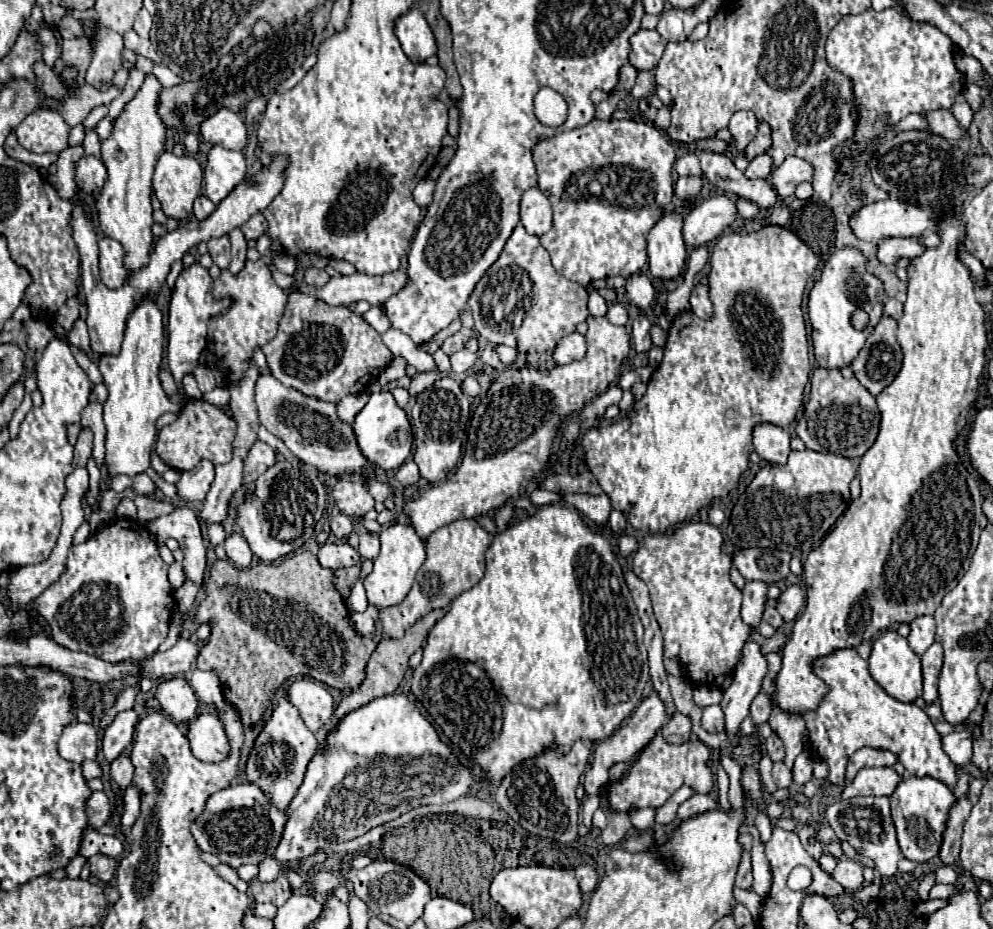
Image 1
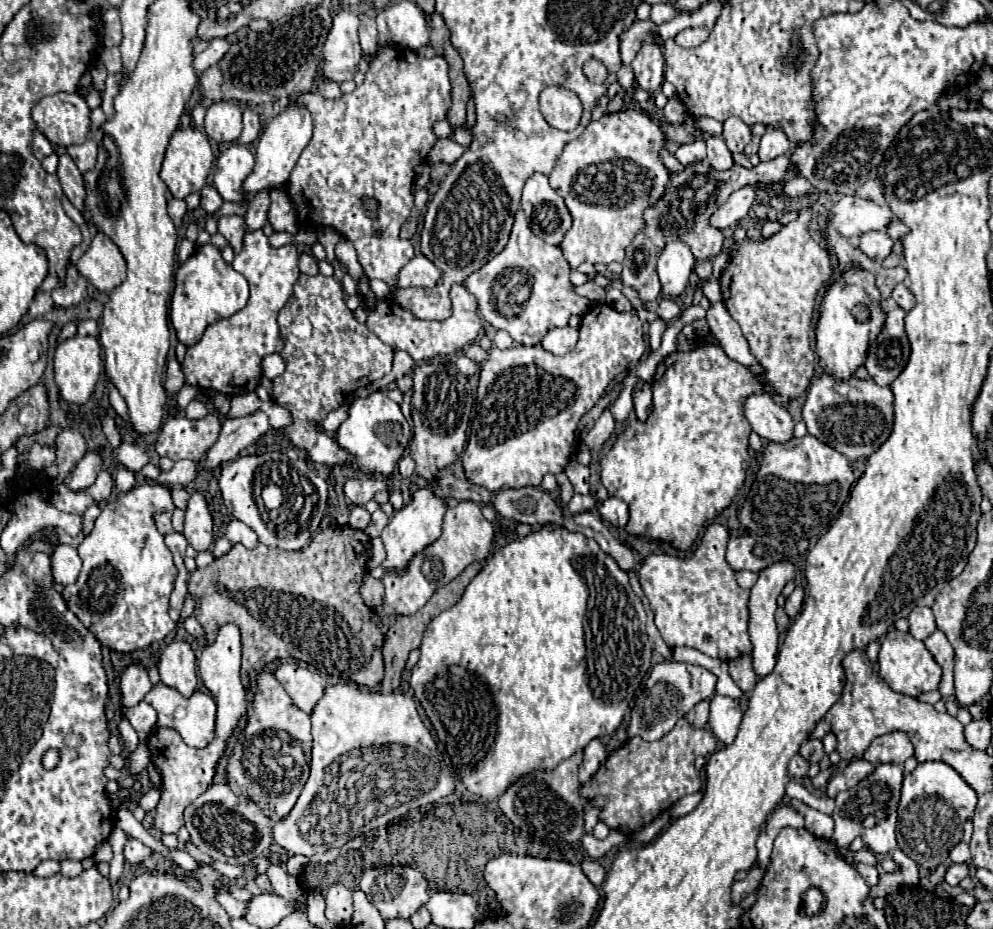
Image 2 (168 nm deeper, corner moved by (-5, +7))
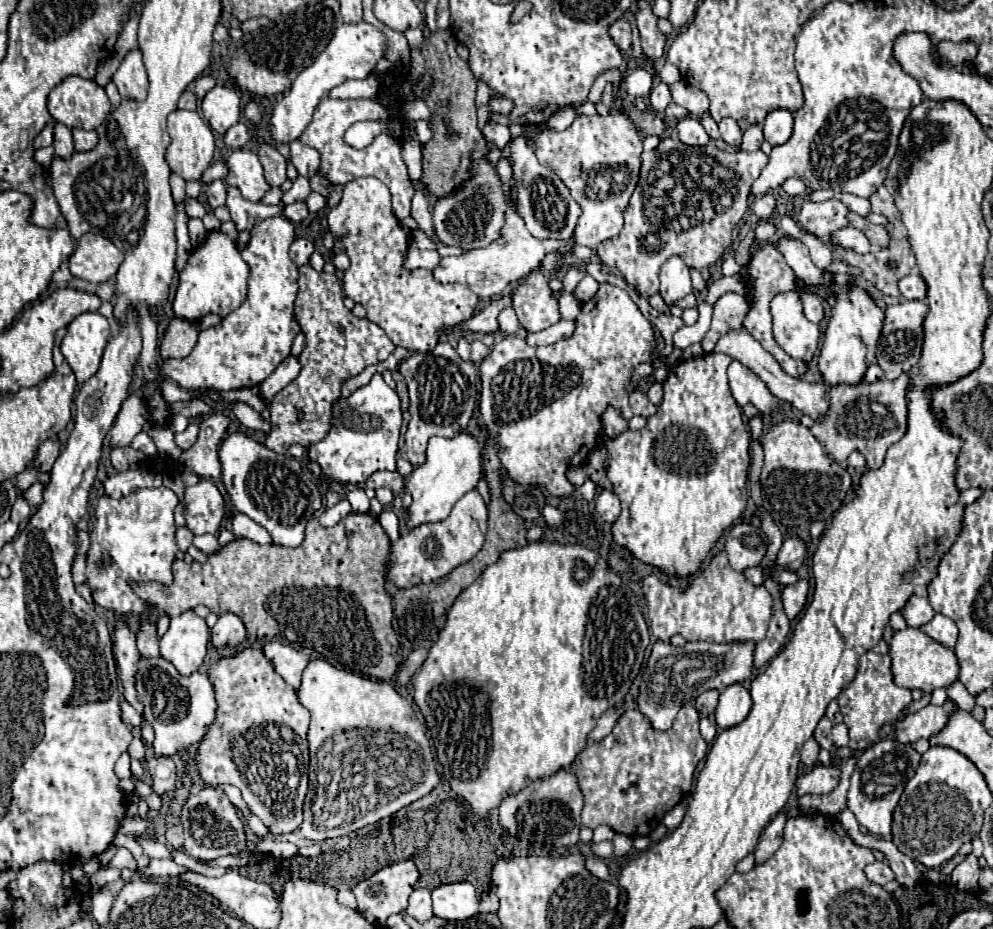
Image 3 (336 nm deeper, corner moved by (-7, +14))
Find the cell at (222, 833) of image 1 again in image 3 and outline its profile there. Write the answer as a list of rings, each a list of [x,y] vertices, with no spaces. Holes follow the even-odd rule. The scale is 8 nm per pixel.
[[[204,786],[200,792],[190,794],[182,808],[180,822],[184,826],[184,852],[196,860],[216,860],[226,854],[240,854],[246,850],[246,828],[238,814],[238,810],[232,806],[228,796],[212,786]]]

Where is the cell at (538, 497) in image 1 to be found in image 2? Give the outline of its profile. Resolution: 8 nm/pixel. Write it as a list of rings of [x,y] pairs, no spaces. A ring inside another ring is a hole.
[[[570,461],[570,465],[564,469],[570,483],[574,485],[574,491],[580,495],[588,495],[588,467],[580,465],[576,461]]]

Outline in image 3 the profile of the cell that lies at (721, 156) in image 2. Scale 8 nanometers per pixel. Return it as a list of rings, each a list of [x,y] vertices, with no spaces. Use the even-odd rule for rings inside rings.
[[[706,112],[704,116],[702,116],[702,126],[704,126],[704,130],[708,132],[708,136],[712,138],[712,140],[720,140],[720,132],[718,132],[718,124],[710,118],[710,114]]]

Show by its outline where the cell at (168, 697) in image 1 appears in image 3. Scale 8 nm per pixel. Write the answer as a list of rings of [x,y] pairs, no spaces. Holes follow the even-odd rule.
[[[192,610],[170,620],[168,632],[160,640],[160,656],[168,660],[182,676],[196,672],[206,656],[210,630]]]

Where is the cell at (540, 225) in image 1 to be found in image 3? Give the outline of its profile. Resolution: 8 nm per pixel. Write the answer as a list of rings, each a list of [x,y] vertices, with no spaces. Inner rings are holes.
[[[524,138],[512,142],[512,160],[514,160],[514,176],[518,180],[518,206],[520,216],[534,238],[552,238],[552,240],[570,240],[572,232],[580,218],[580,206],[572,200],[570,190],[564,182],[546,166],[542,166],[530,146],[526,146]]]

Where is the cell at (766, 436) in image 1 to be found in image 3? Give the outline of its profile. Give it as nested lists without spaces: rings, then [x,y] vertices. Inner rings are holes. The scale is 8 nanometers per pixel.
[[[734,360],[728,368],[728,380],[730,380],[730,390],[740,406],[754,404],[762,416],[774,416],[780,412],[780,402],[776,396],[762,384],[758,376],[754,376],[746,366],[738,364]]]

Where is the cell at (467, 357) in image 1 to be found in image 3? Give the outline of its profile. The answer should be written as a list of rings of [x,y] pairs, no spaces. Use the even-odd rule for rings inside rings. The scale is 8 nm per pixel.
[[[474,340],[474,342],[472,342],[472,362],[480,364],[480,362],[486,358],[488,352],[490,352],[490,348],[484,346],[480,340]]]

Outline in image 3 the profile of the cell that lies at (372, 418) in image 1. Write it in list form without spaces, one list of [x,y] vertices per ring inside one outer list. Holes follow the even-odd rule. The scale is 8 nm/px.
[[[374,374],[366,386],[358,388],[348,398],[334,402],[332,428],[326,440],[308,448],[308,458],[318,462],[322,472],[338,482],[364,484],[378,470],[396,470],[400,426],[402,408],[398,394],[380,374]]]

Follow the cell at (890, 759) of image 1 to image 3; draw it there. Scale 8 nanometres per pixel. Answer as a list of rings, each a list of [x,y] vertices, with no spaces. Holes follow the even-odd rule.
[[[946,700],[944,706],[928,704],[926,708],[900,718],[894,724],[894,740],[900,744],[914,744],[920,738],[930,738],[946,724],[946,716],[956,710],[956,704]]]

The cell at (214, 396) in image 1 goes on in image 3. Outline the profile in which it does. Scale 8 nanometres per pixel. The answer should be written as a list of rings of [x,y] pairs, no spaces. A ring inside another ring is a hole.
[[[288,356],[284,358],[278,368],[260,384],[260,398],[264,404],[270,404],[270,400],[300,372],[300,364],[298,358]]]

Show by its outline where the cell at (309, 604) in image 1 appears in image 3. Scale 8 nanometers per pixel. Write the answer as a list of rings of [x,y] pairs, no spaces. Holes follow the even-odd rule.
[[[350,512],[346,518],[342,518],[338,524],[330,526],[330,528],[324,528],[316,518],[310,518],[308,520],[308,526],[306,526],[306,538],[304,542],[298,546],[298,548],[284,548],[284,546],[276,546],[276,544],[266,544],[266,546],[260,546],[252,540],[246,540],[246,538],[236,538],[232,540],[230,544],[222,546],[216,554],[212,554],[204,564],[202,562],[192,562],[192,564],[186,564],[184,560],[176,560],[174,562],[174,582],[170,584],[170,588],[162,588],[158,584],[138,584],[134,586],[134,590],[138,592],[138,596],[142,596],[146,602],[158,606],[160,612],[168,614],[170,618],[172,616],[178,616],[186,610],[192,610],[196,604],[204,604],[210,612],[214,612],[216,616],[222,616],[224,612],[232,612],[236,614],[244,626],[246,626],[246,632],[248,632],[248,640],[250,642],[258,642],[258,640],[288,640],[288,642],[294,642],[294,644],[300,644],[304,648],[312,648],[316,650],[318,654],[322,654],[330,664],[346,670],[346,672],[352,672],[352,674],[362,674],[362,676],[370,676],[370,678],[378,678],[378,680],[390,680],[402,658],[400,658],[400,646],[398,646],[398,636],[392,628],[392,602],[390,602],[390,596],[386,592],[386,552],[390,550],[390,542],[388,542],[388,536],[382,532],[382,526],[378,524],[378,520],[370,514],[358,514],[358,512]]]

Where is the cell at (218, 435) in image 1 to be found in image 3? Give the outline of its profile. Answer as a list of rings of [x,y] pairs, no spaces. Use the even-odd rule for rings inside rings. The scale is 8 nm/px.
[[[194,418],[194,420],[190,420],[190,424],[188,424],[188,428],[186,428],[184,432],[174,434],[174,442],[176,442],[176,446],[178,446],[180,450],[188,450],[188,448],[196,442],[200,424],[202,424],[202,418]]]

